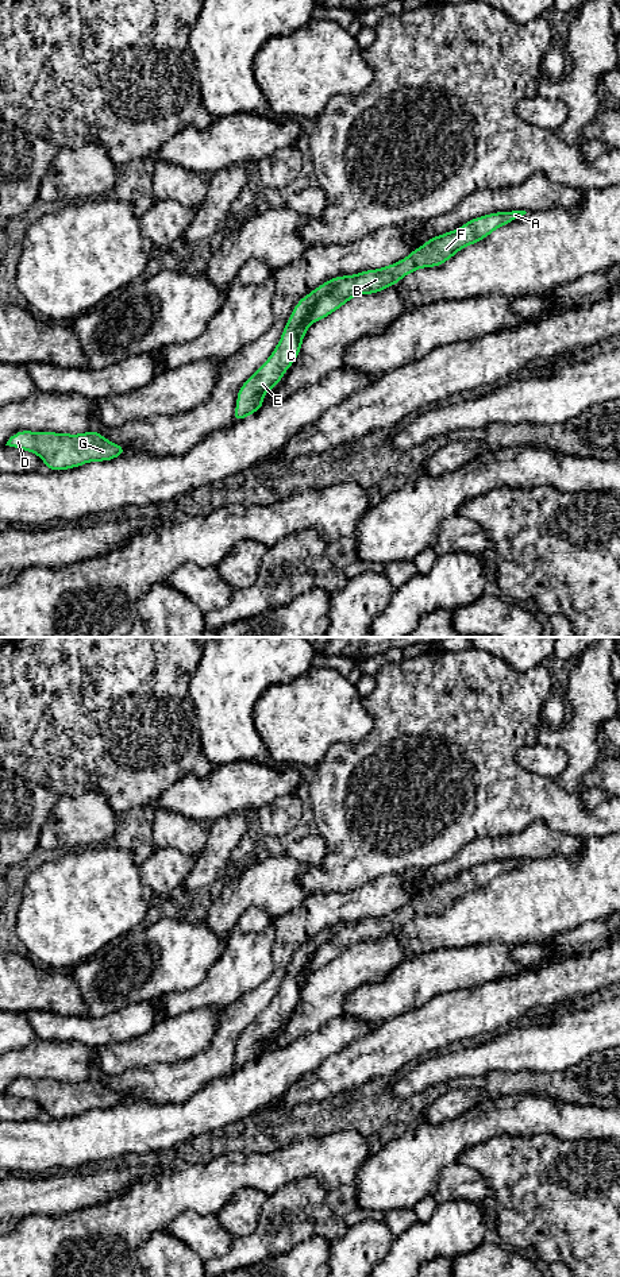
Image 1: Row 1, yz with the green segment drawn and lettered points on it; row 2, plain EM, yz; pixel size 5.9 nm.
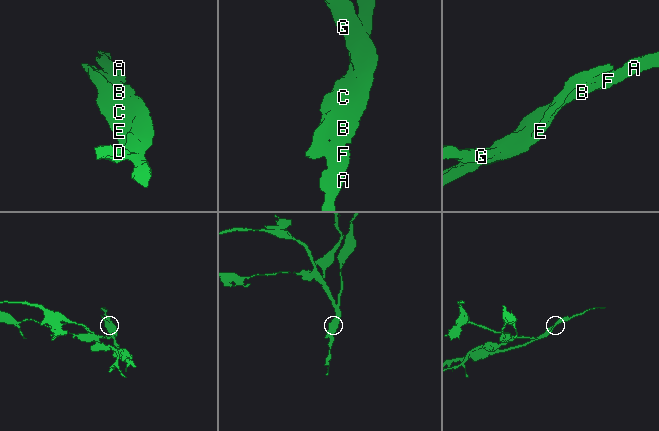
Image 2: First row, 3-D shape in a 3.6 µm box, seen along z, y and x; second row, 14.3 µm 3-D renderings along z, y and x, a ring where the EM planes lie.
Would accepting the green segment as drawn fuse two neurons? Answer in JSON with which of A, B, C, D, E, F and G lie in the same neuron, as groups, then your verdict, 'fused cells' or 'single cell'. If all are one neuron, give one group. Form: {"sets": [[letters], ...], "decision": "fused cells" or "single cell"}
{"sets": [["A", "B", "D", "F", "G"], ["C", "E"]], "decision": "fused cells"}

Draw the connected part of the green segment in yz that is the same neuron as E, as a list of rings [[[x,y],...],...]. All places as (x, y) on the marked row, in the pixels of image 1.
[[[347,275],[326,281],[296,304],[281,333],[280,343],[270,354],[270,358],[265,360],[238,390],[236,409],[232,416],[234,423],[242,421],[249,414],[257,413],[263,406],[263,394],[273,390],[280,383],[285,371],[294,363],[301,351],[301,343],[307,333],[307,331],[303,331],[303,327],[309,312],[317,300],[331,292],[344,277]]]

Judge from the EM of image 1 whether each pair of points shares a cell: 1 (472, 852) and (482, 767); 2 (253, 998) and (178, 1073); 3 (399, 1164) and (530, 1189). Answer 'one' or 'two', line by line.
1: two
2: one
3: two

